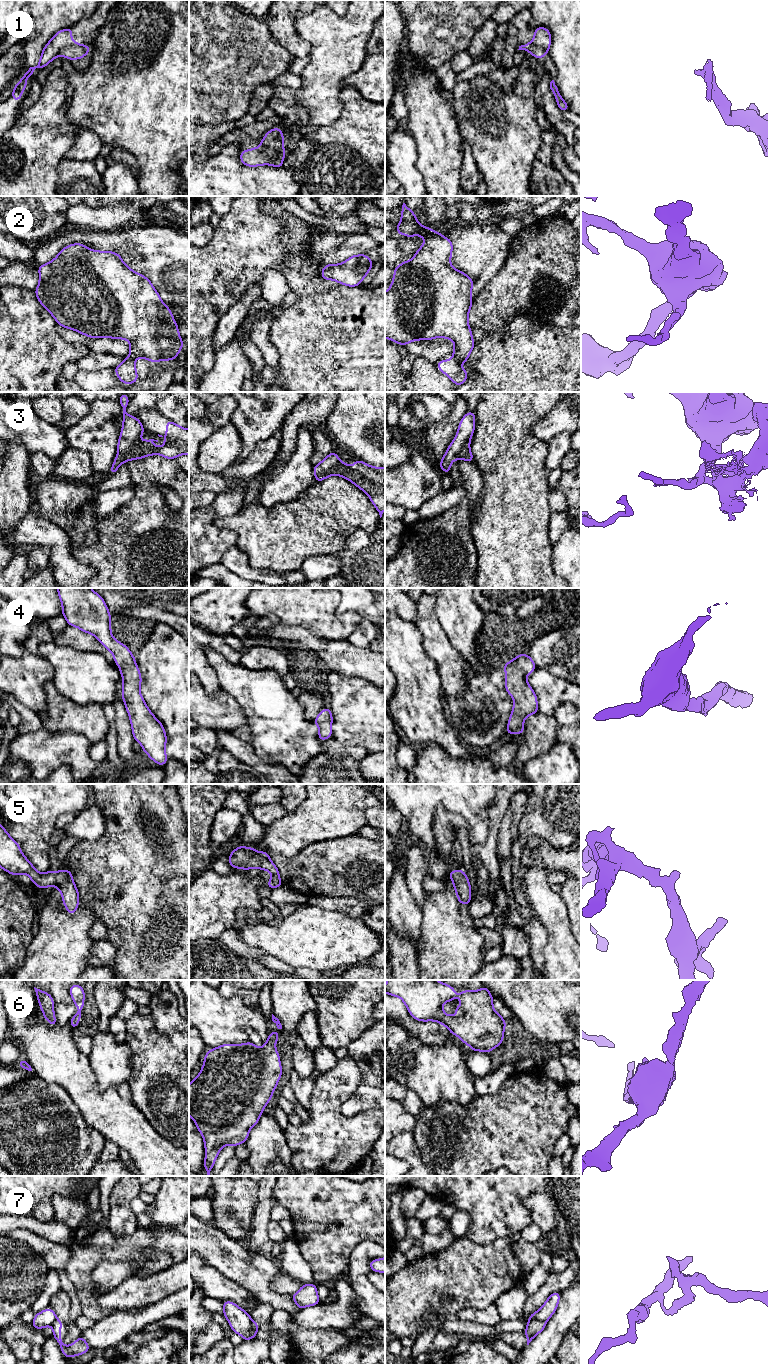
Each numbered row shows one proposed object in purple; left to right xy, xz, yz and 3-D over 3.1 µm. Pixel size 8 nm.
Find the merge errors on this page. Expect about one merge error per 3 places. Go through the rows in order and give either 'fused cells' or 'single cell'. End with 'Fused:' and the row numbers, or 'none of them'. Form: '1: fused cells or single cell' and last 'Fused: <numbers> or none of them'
1: fused cells
2: fused cells
3: fused cells
4: single cell
5: single cell
6: single cell
7: fused cells
Fused: 1, 2, 3, 7

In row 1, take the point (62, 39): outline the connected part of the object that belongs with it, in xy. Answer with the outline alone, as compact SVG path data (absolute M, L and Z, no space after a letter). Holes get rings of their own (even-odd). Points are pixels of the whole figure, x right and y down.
M71 27L58 31L43 48L38 65L35 67L30 67L22 76L21 80L15 85L11 97L16 102L19 102L22 96L22 92L27 87L26 79L34 74L34 70L36 68L42 69L46 67L53 59L60 56L60 52L62 49L70 46L80 45L82 44L76 43L72 40Z

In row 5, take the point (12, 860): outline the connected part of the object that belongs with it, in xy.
M0 824L0 868L13 876L27 874L34 885L41 890L54 886L62 894L62 902L69 914L73 915L79 906L79 892L73 881L70 870L62 869L53 872L39 873L24 856L20 845L7 833Z

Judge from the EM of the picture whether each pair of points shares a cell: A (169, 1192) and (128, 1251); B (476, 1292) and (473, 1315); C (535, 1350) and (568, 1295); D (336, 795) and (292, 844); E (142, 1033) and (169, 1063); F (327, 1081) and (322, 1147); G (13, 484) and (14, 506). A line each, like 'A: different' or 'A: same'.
A: different
B: different
C: same
D: same
E: same
F: same
G: same

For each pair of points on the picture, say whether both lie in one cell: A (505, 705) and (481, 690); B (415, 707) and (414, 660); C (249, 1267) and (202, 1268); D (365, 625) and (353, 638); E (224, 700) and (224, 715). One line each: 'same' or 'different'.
A: same
B: same
C: different
D: same
E: same

